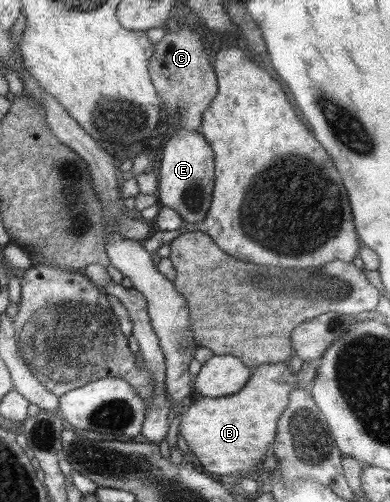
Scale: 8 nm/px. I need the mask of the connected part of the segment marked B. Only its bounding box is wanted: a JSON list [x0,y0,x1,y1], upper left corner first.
[178,361,316,479]

